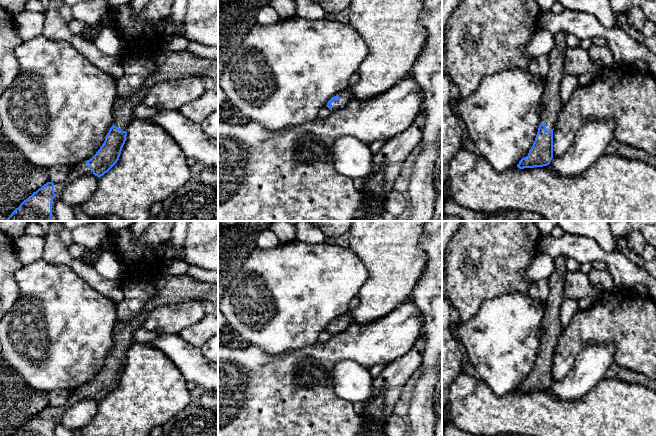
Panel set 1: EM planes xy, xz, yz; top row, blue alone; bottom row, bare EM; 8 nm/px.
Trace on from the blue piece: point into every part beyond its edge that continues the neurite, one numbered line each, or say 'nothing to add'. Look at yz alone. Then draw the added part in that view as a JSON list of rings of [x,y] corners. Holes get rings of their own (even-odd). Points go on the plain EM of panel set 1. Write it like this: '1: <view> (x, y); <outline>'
1: yz (551, 329); [[[560,255],[555,258],[556,271],[549,278],[549,294],[545,302],[545,316],[541,328],[541,343],[540,347],[546,348],[546,354],[549,355],[555,351],[558,343],[558,338],[563,331],[560,324],[560,309],[565,299],[565,276],[567,273],[566,256]]]

